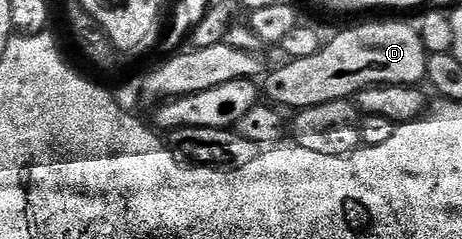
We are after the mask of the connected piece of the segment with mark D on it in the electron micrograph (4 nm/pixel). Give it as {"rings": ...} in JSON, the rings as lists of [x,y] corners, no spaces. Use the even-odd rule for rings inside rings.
{"rings":[[[365,22],[362,26],[353,26],[334,38],[330,37],[324,48],[315,52],[315,56],[291,58],[282,61],[282,66],[274,70],[272,67],[264,79],[263,90],[270,103],[281,108],[290,106],[293,112],[300,112],[309,106],[327,104],[340,98],[352,99],[375,83],[418,85],[428,75],[428,55],[416,25],[411,26],[407,22]]]}

